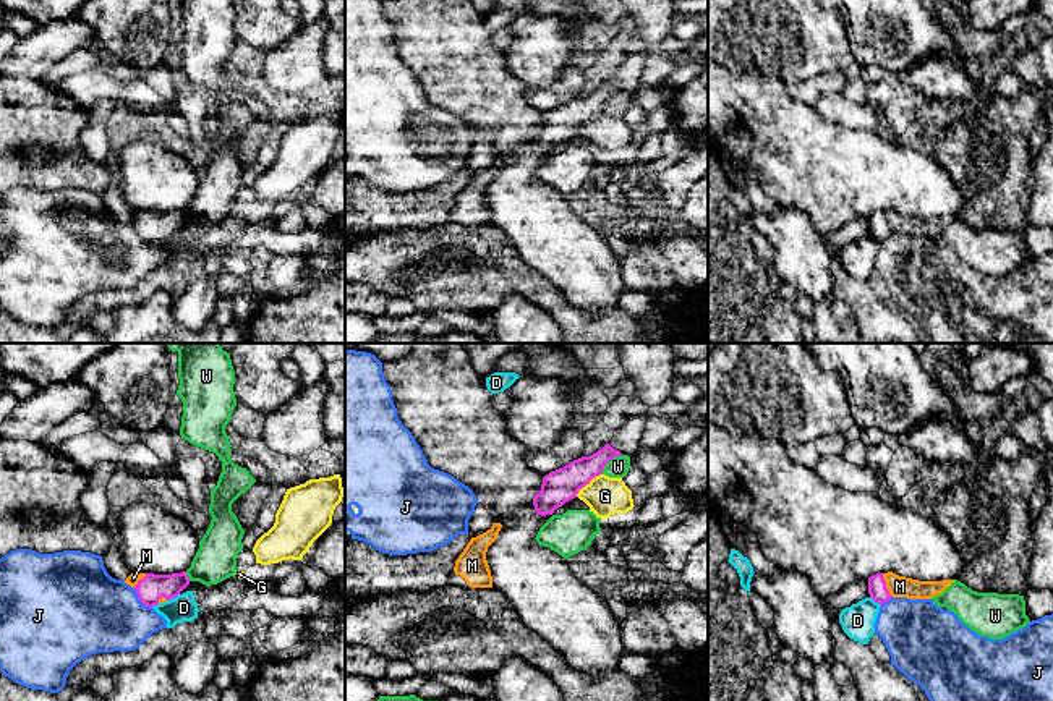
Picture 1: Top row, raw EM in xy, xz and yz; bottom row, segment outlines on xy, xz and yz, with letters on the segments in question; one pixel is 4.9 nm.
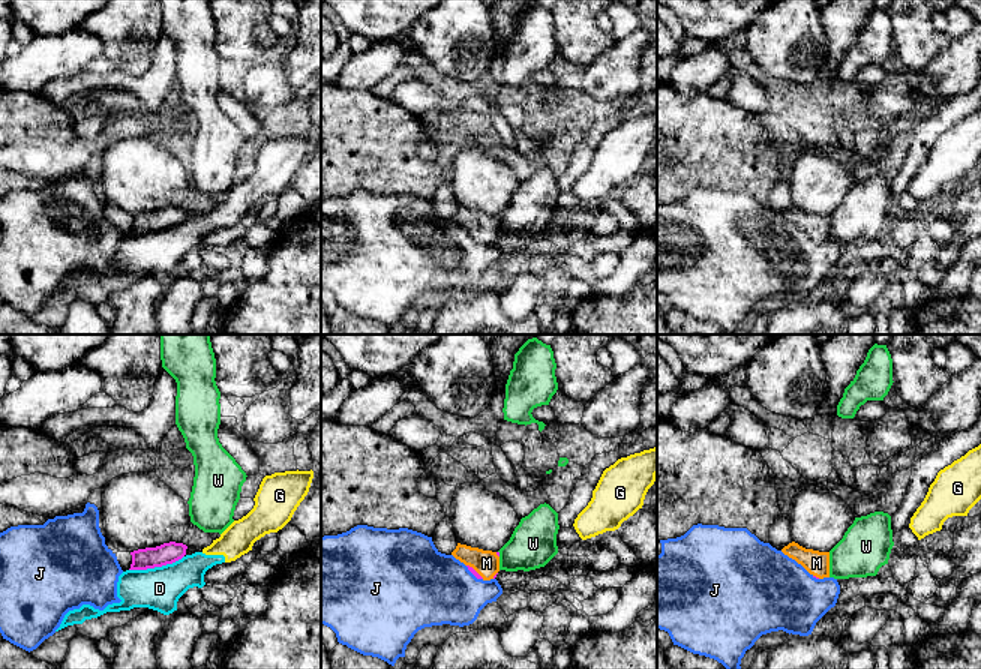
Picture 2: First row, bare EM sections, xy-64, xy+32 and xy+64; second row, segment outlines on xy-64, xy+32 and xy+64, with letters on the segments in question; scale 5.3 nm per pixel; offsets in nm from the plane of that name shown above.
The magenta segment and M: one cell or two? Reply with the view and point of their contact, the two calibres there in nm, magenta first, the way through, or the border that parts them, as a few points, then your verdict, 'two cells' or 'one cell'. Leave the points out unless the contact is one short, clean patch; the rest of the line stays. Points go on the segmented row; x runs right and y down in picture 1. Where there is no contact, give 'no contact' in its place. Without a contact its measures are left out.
yz (885, 585) | 100/110 nm | across yz (877, 586), (885, 585), (899, 586) | one cell

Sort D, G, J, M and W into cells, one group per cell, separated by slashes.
D G / J / M / W

